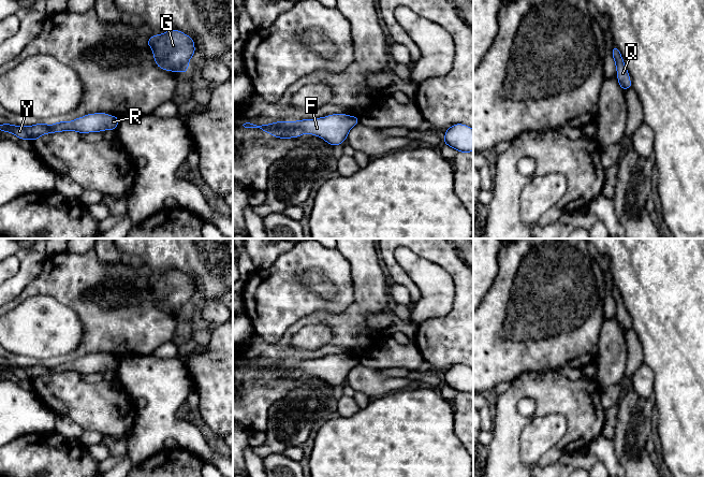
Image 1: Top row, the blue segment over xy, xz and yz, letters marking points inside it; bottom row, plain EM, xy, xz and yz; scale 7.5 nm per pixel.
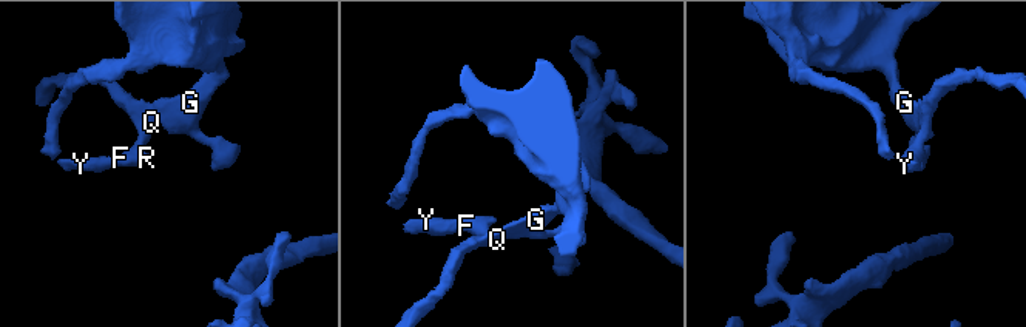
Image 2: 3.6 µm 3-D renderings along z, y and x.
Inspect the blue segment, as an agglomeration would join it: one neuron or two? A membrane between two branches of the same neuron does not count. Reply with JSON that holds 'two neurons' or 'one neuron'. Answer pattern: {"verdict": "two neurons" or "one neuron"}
{"verdict": "one neuron"}

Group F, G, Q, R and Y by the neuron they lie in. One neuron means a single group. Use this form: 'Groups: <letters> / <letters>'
Groups: F G Q R Y

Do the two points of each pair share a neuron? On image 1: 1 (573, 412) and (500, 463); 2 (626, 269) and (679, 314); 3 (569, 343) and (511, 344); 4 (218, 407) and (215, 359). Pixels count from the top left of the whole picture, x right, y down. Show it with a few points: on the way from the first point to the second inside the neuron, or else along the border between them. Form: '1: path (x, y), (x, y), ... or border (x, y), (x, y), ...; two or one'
1: path (542, 391), (521, 391), (507, 405), (507, 432); one
2: path (639, 273), (666, 301); one
3: path (555, 343), (525, 343); one
4: path (218, 395), (218, 371); one

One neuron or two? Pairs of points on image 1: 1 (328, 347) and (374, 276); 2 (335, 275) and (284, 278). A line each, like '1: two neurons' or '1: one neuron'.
1: one neuron
2: one neuron

